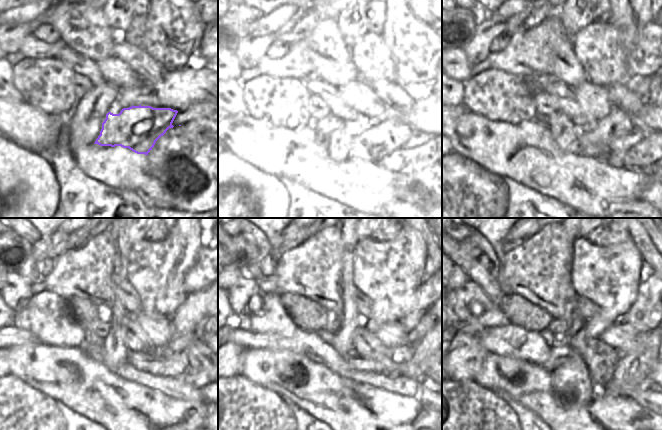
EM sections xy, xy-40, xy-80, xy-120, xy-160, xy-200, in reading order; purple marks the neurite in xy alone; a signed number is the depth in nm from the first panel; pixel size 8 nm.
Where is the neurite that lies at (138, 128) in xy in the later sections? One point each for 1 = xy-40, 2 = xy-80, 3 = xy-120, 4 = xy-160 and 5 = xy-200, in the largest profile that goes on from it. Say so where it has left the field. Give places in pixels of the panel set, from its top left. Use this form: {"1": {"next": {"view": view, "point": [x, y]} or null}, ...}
{"1": {"next": {"view": "xy-40", "point": [367, 133]}}, "2": {"next": {"view": "xy-80", "point": [592, 139]}}, "3": {"next": {"view": "xy-120", "point": [115, 350]}}, "4": {"next": {"view": "xy-160", "point": [341, 341]}}, "5": {"next": {"view": "xy-200", "point": [563, 340]}}}

